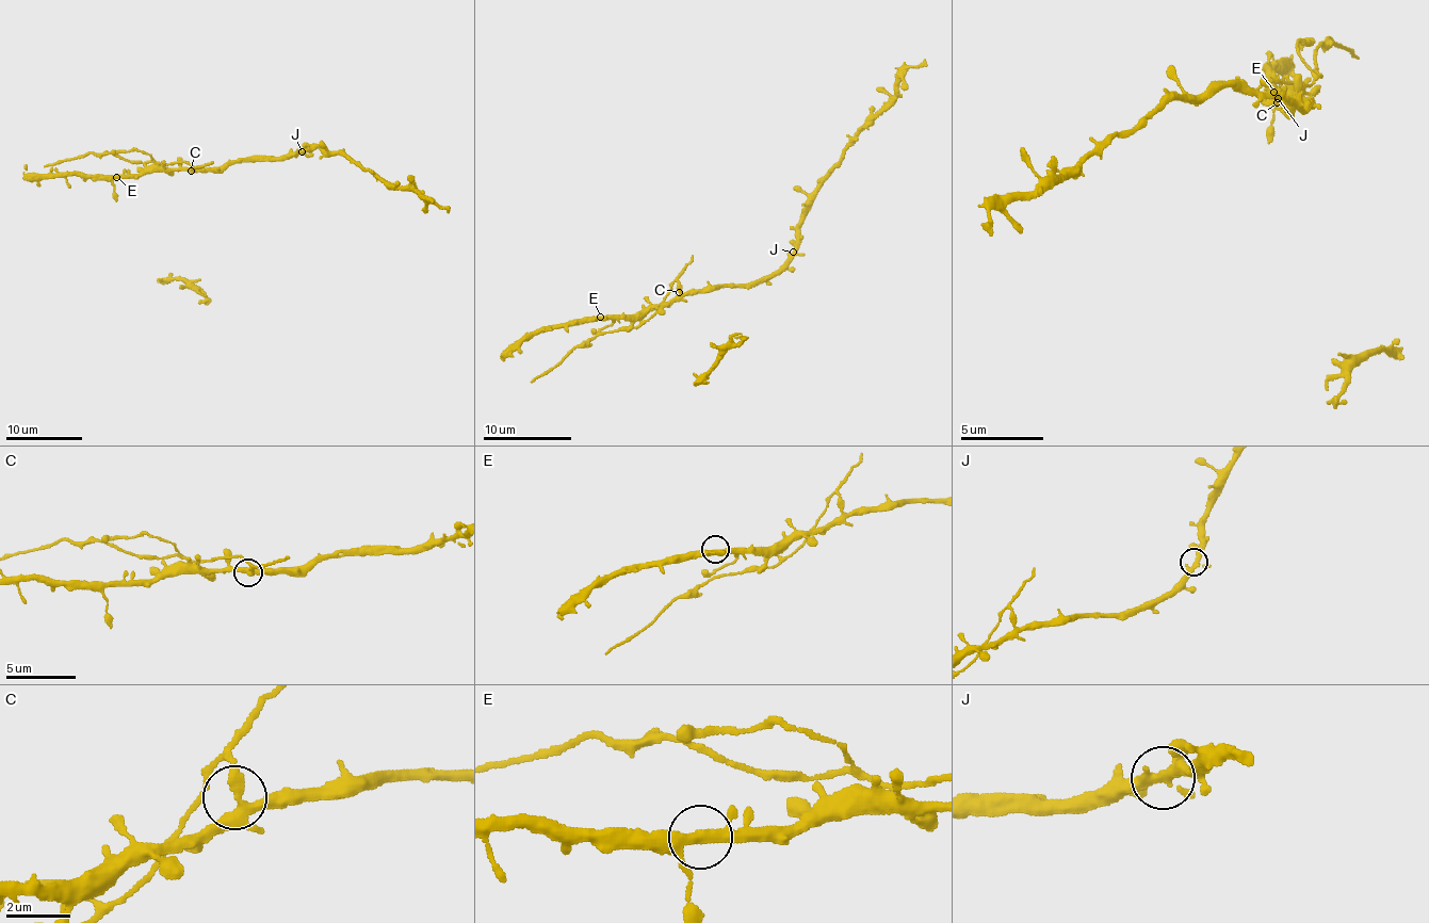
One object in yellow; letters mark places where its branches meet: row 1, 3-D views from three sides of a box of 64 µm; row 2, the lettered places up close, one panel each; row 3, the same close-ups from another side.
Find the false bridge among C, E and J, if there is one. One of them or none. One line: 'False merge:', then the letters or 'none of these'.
False merge: C

